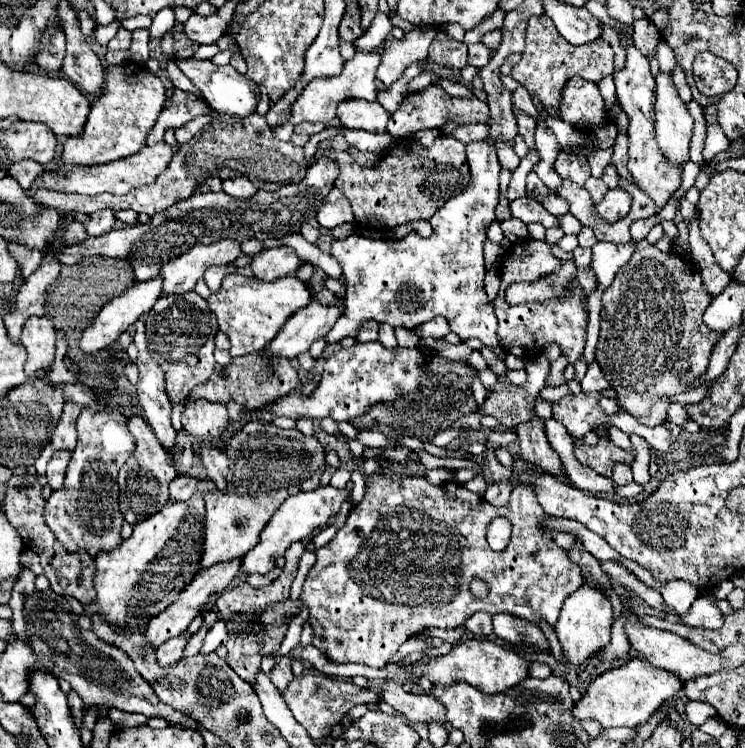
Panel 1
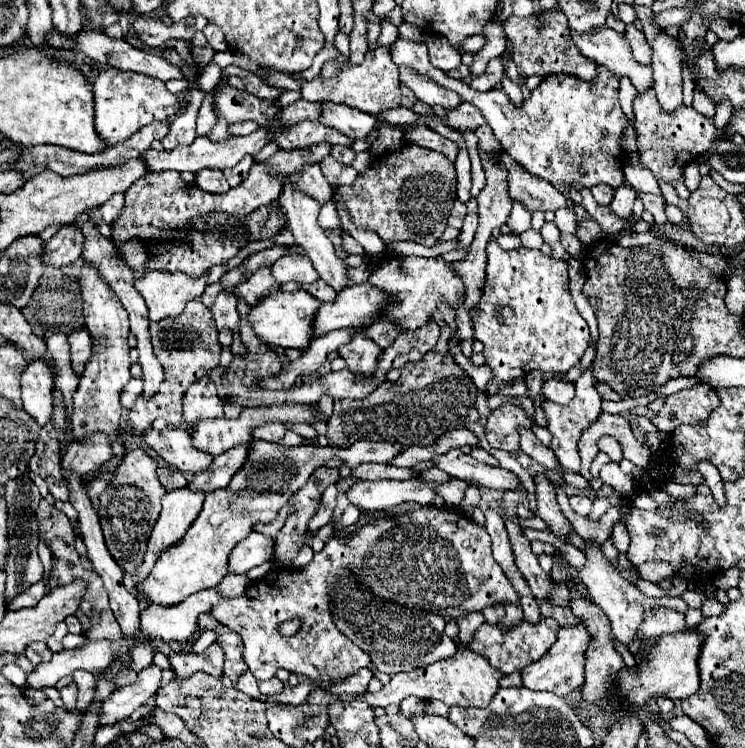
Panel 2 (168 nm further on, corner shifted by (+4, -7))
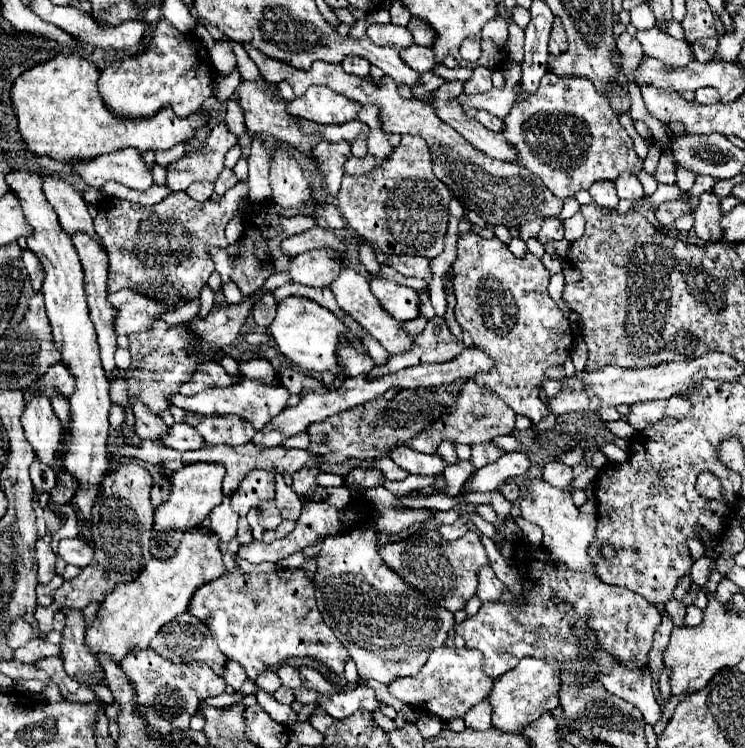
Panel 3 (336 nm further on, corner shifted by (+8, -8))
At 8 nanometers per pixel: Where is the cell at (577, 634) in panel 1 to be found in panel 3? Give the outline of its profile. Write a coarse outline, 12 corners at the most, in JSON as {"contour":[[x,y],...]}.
{"contour":[[524,658],[494,680],[492,726],[520,732],[560,700],[560,670]]}

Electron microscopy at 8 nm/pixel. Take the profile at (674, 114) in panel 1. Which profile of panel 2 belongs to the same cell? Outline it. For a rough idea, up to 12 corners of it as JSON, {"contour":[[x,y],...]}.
{"contour":[[666,31],[650,43],[664,111],[682,105],[682,49]]}

